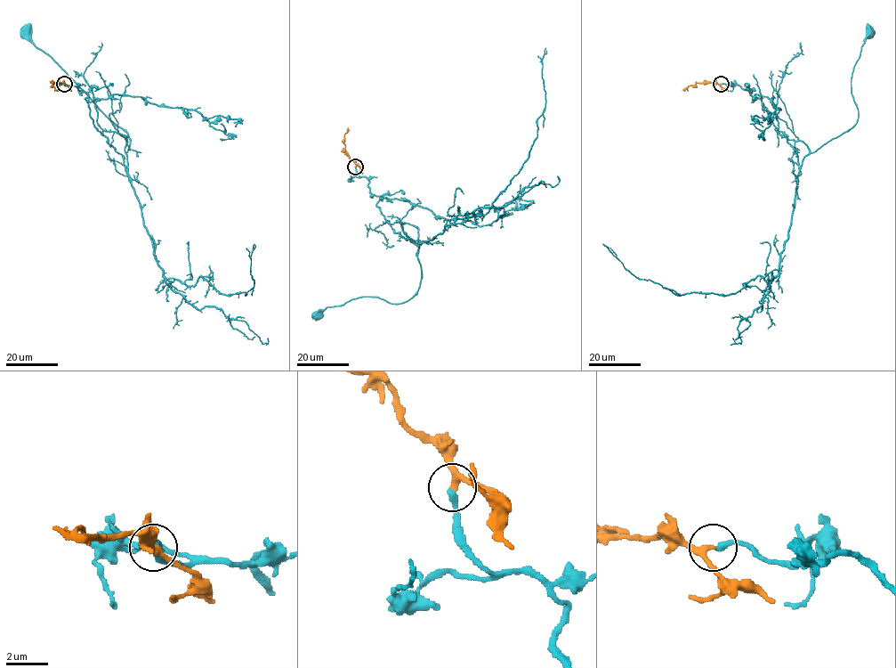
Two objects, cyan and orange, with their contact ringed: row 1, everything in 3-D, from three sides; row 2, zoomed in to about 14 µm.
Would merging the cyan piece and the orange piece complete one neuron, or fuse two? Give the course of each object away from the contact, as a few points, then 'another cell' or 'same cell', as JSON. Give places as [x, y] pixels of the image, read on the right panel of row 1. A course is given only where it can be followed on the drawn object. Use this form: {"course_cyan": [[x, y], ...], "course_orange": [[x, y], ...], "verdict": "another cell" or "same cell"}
{"course_cyan": [[722, 84], [740, 85], [761, 100], [800, 166], [856, 123], [851, 77], [867, 31]], "course_orange": [[721, 84], [697, 83], [682, 90]], "verdict": "same cell"}

